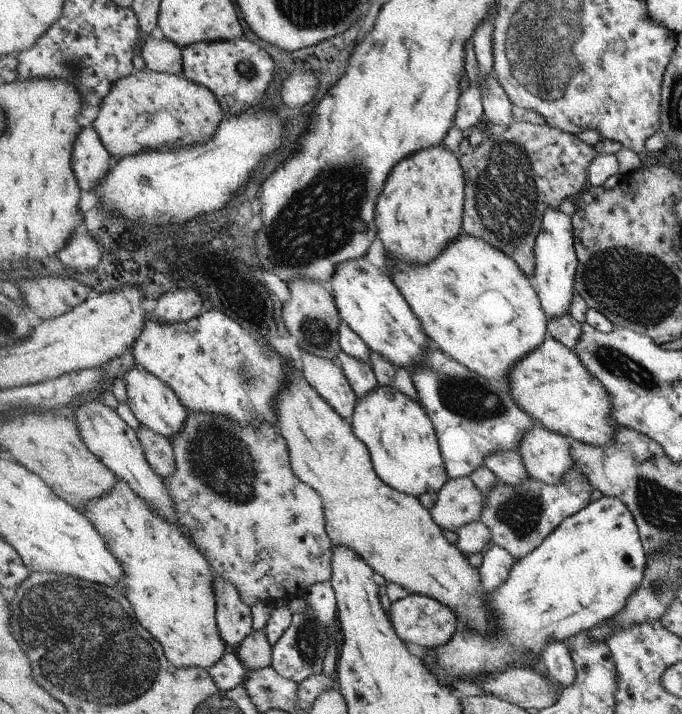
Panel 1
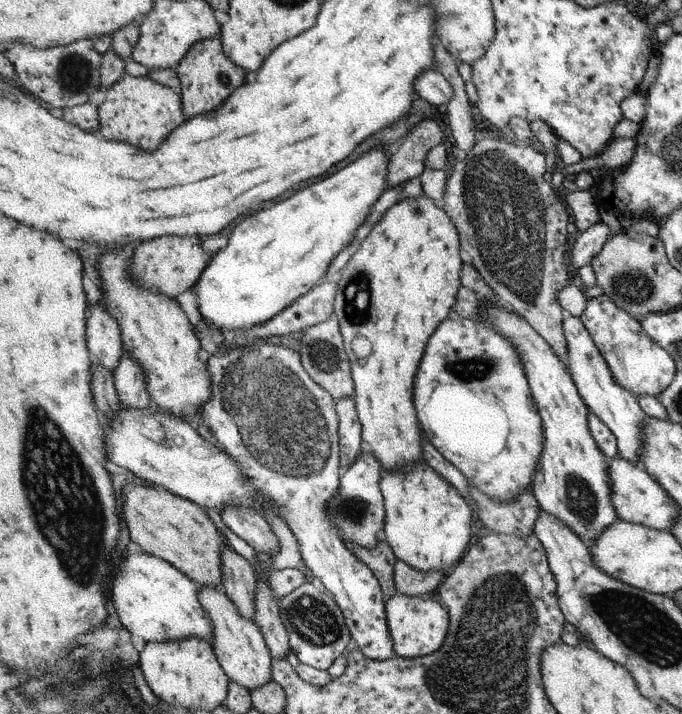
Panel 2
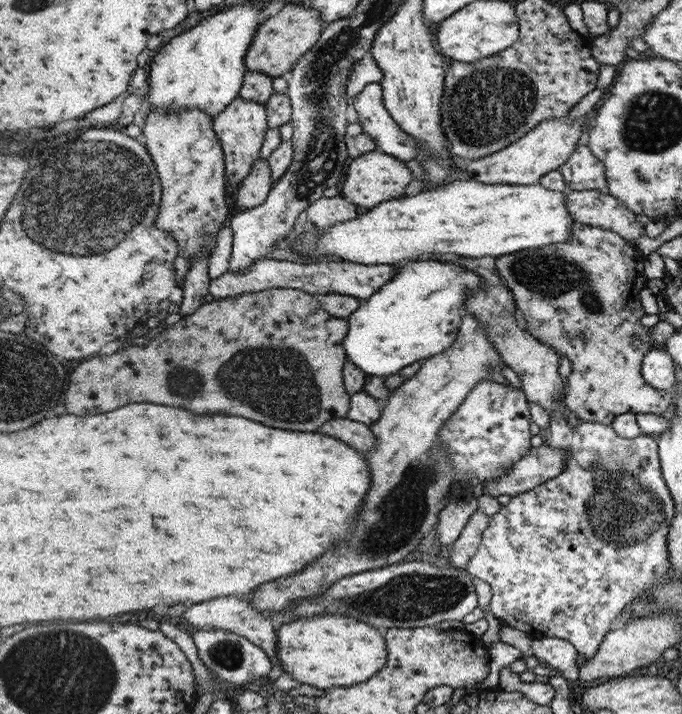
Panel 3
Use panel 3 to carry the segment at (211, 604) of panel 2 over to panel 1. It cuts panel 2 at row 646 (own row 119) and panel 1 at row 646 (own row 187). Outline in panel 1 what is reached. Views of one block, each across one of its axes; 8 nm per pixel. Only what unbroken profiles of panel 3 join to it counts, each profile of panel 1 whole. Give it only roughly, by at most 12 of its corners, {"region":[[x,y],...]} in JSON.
{"region":[[217,574],[220,632],[228,648],[252,634],[251,607]]}

